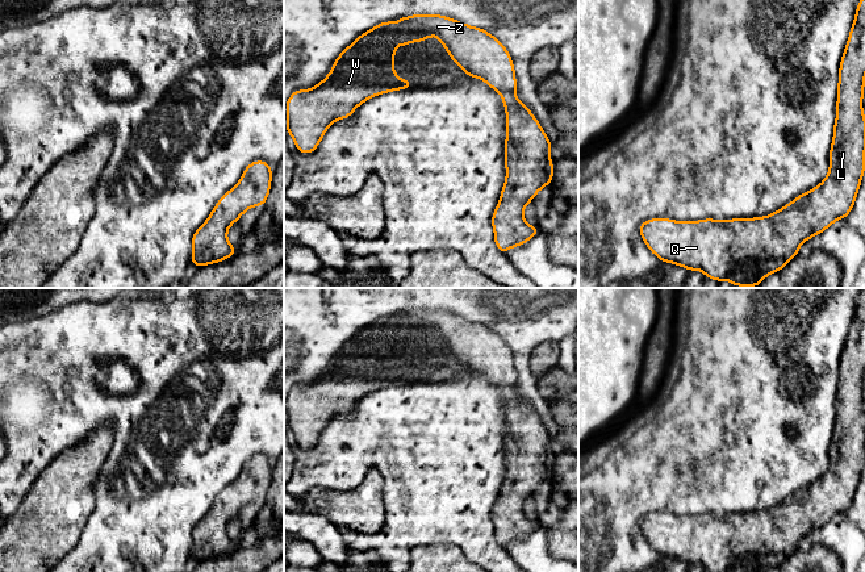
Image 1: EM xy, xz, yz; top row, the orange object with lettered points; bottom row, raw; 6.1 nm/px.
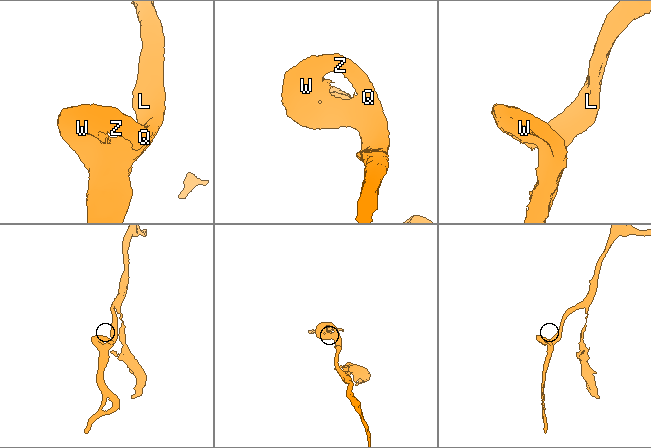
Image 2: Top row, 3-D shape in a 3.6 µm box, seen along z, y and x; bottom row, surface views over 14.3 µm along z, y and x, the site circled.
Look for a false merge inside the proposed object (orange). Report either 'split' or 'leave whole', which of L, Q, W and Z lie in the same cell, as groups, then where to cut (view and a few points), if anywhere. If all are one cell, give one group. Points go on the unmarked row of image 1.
leave whole; L Q W Z; no cut

